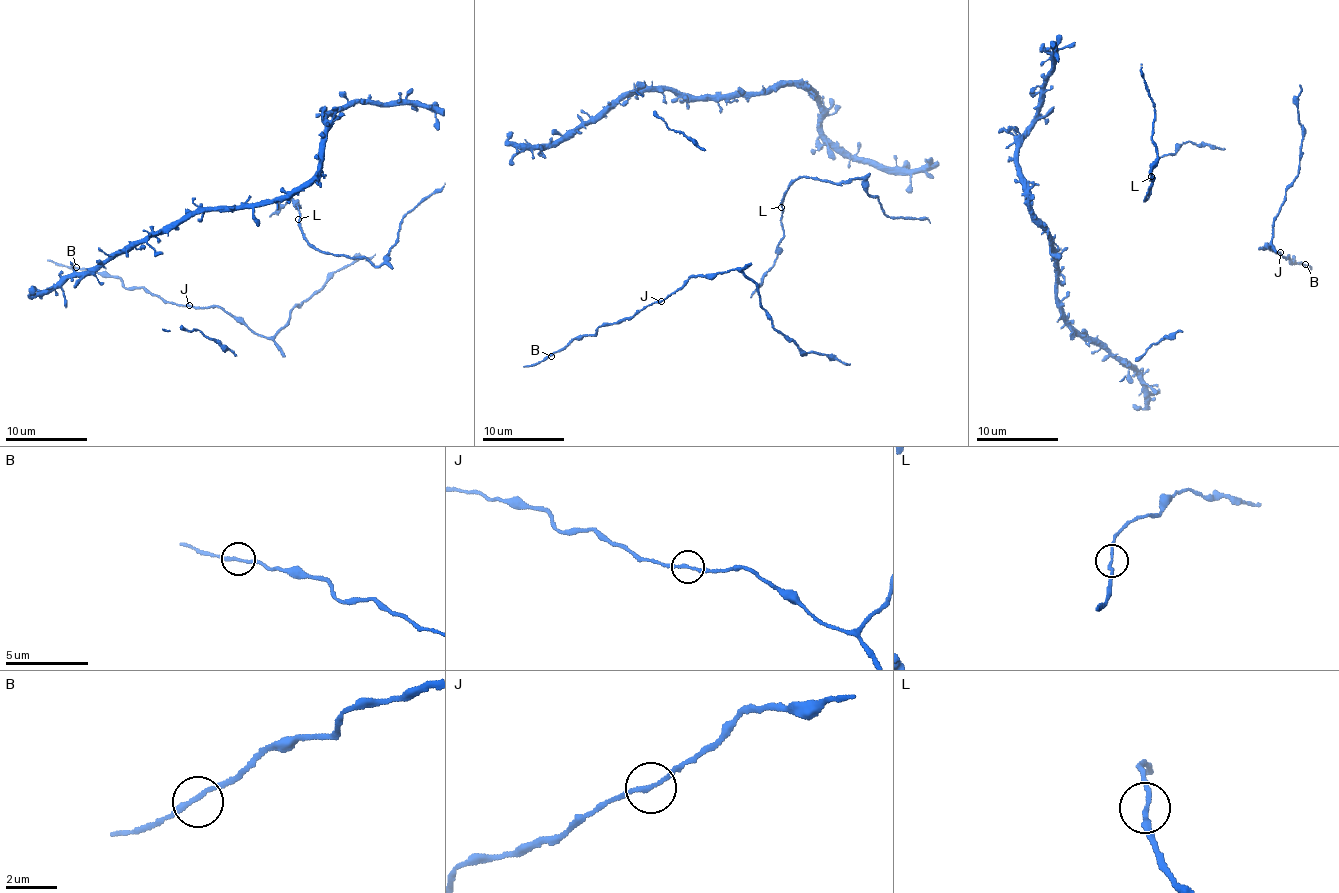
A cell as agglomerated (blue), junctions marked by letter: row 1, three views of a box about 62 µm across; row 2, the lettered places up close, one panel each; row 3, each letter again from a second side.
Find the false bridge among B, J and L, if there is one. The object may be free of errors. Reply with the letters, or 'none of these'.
L

